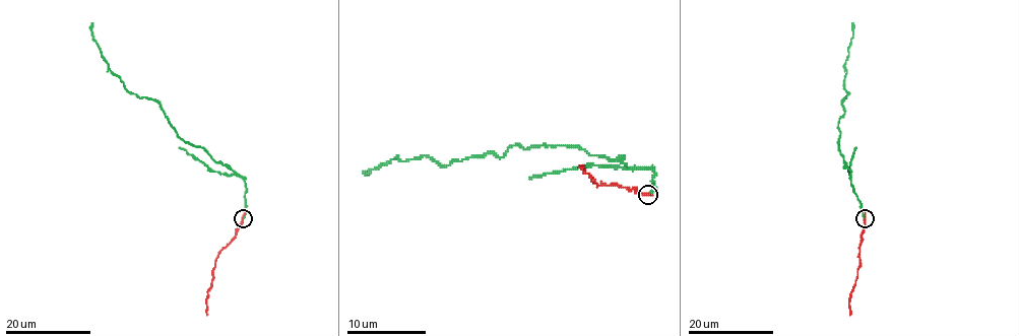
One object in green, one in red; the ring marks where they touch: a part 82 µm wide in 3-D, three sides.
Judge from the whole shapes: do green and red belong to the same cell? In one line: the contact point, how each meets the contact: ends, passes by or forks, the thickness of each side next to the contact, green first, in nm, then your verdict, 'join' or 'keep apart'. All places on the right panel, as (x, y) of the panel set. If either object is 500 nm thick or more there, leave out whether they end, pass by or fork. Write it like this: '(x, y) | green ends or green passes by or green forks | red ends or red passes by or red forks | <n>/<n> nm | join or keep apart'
(865, 218) | green ends | red passes by | 170/160 nm | keep apart

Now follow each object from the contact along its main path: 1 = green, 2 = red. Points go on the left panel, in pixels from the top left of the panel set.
1: (243, 218), (245, 181), (201, 147), (178, 135), (157, 102), (131, 93), (125, 87), (92, 38), (92, 22)
2: (243, 218), (235, 237), (216, 259), (206, 296), (206, 315)

